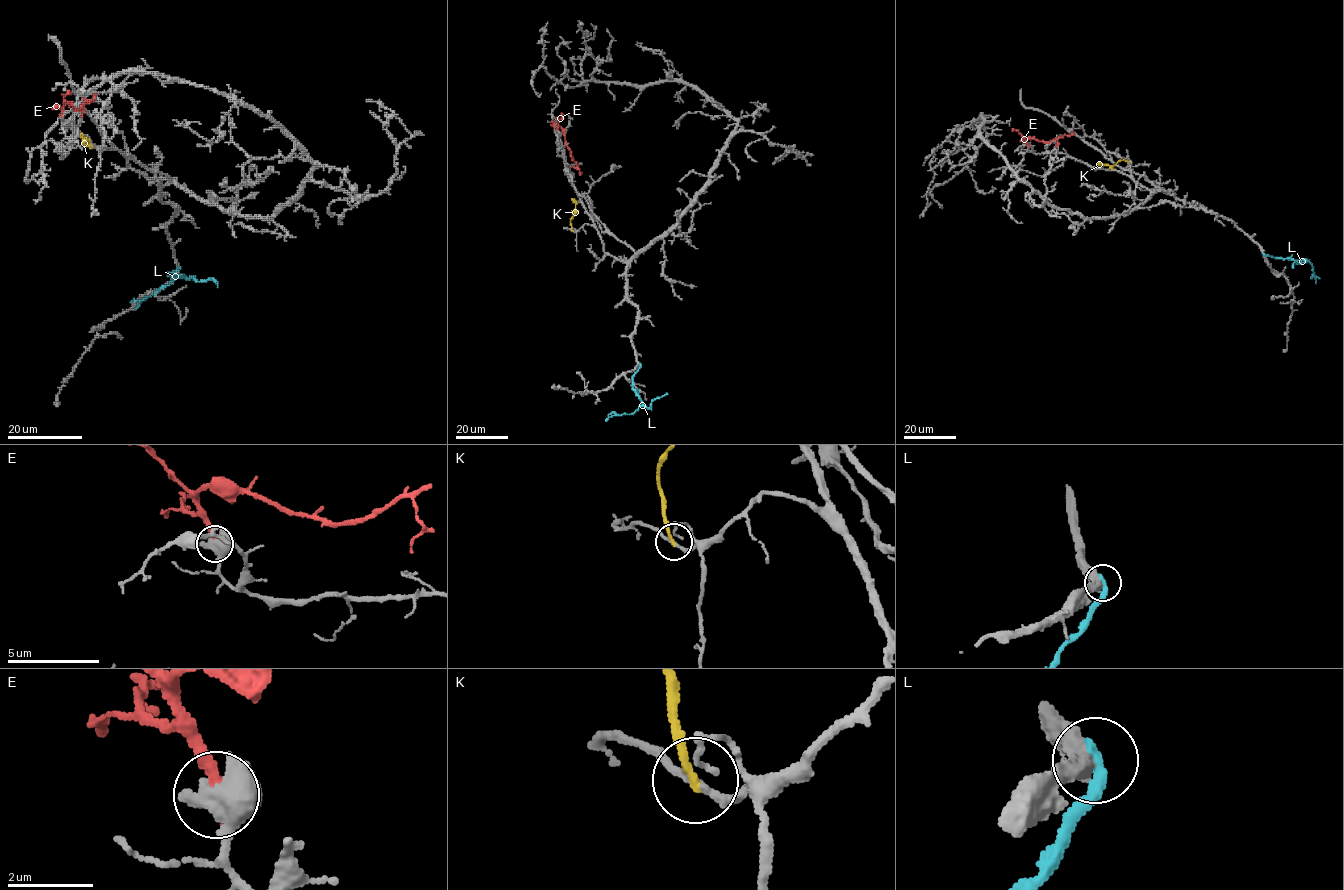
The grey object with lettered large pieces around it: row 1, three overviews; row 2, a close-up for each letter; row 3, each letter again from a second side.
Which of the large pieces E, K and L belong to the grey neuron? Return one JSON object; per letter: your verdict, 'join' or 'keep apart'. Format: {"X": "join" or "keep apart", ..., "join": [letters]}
{"E": "keep apart", "K": "keep apart", "L": "keep apart", "join": []}

